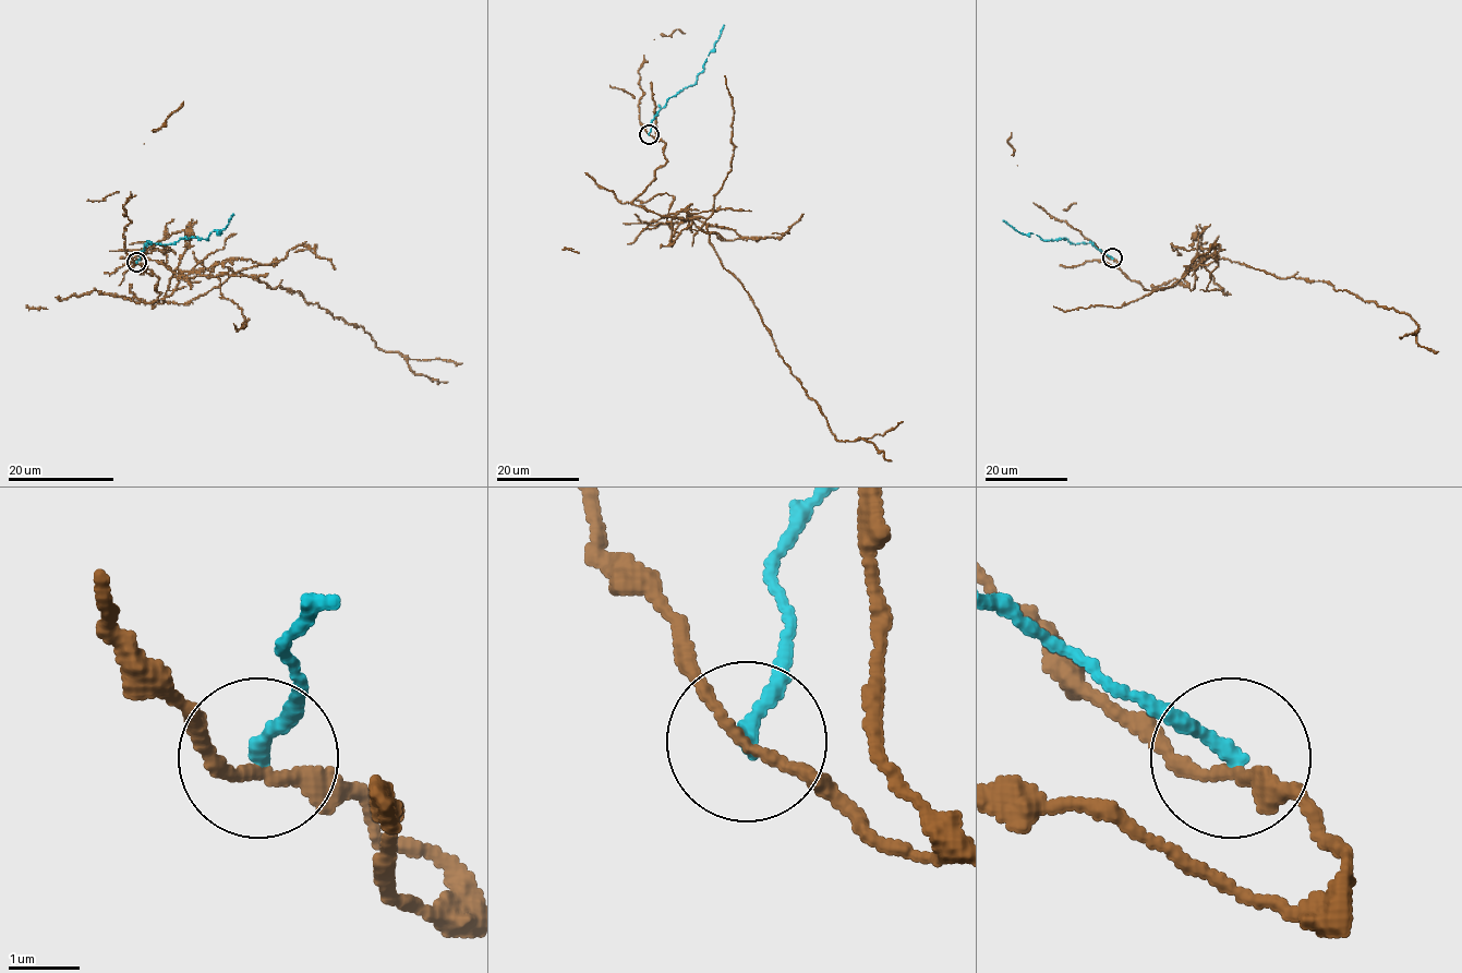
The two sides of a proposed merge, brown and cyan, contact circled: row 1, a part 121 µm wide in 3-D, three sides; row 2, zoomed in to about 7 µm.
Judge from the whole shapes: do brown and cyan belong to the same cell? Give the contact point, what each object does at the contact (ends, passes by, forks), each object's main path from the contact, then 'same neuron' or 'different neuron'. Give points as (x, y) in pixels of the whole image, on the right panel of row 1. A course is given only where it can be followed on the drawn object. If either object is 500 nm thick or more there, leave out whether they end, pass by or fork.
place (1112, 257); brown passes by; cyan ends; course brown (1112, 259), (1148, 290), (1191, 290), (1196, 265), (1225, 259), (1328, 281), (1408, 314), (1416, 343), (1438, 351); course cyan (1112, 259), (1090, 243), (1042, 240), (1032, 233), (1023, 235), (1003, 220); different neuron

